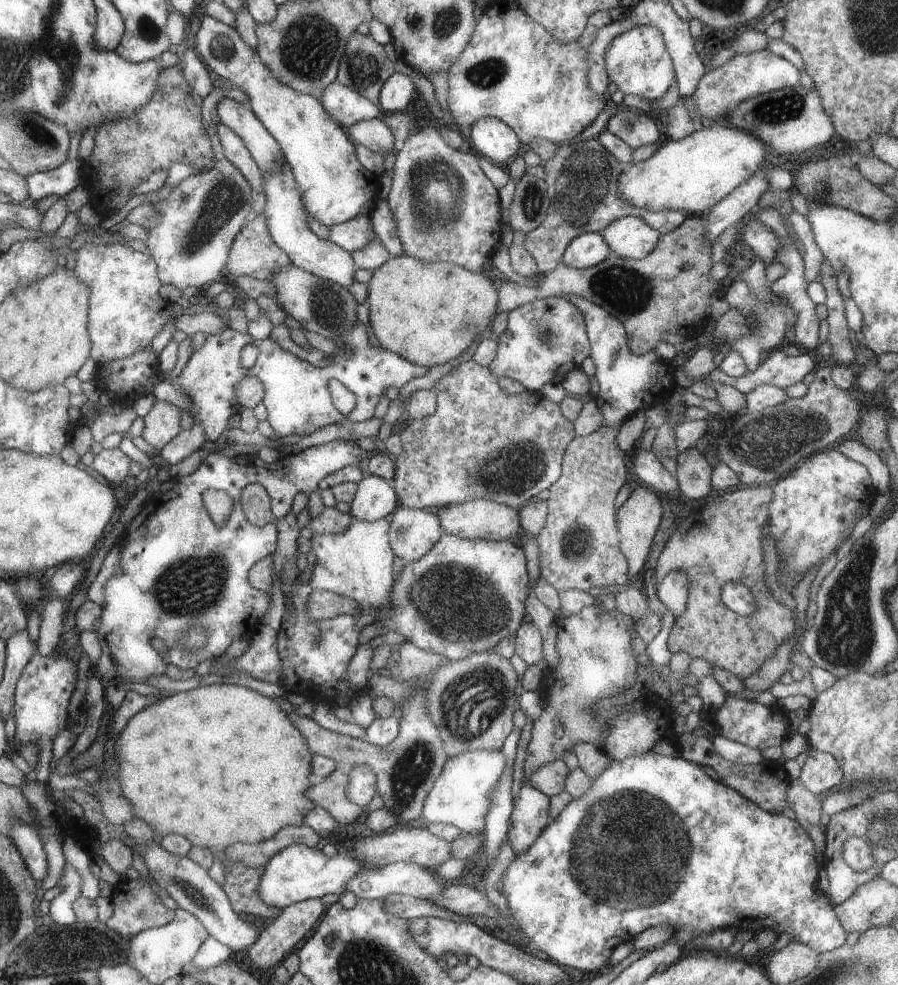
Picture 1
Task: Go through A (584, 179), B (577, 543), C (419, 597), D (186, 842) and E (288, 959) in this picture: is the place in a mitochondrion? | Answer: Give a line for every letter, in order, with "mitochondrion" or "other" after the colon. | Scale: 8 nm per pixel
A: mitochondrion
B: mitochondrion
C: mitochondrion
D: other
E: other

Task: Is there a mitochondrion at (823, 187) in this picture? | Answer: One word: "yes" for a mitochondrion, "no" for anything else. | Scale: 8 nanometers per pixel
yes

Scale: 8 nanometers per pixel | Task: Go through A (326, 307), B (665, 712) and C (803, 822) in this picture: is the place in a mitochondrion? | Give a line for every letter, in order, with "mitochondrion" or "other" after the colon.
A: mitochondrion
B: other
C: other

